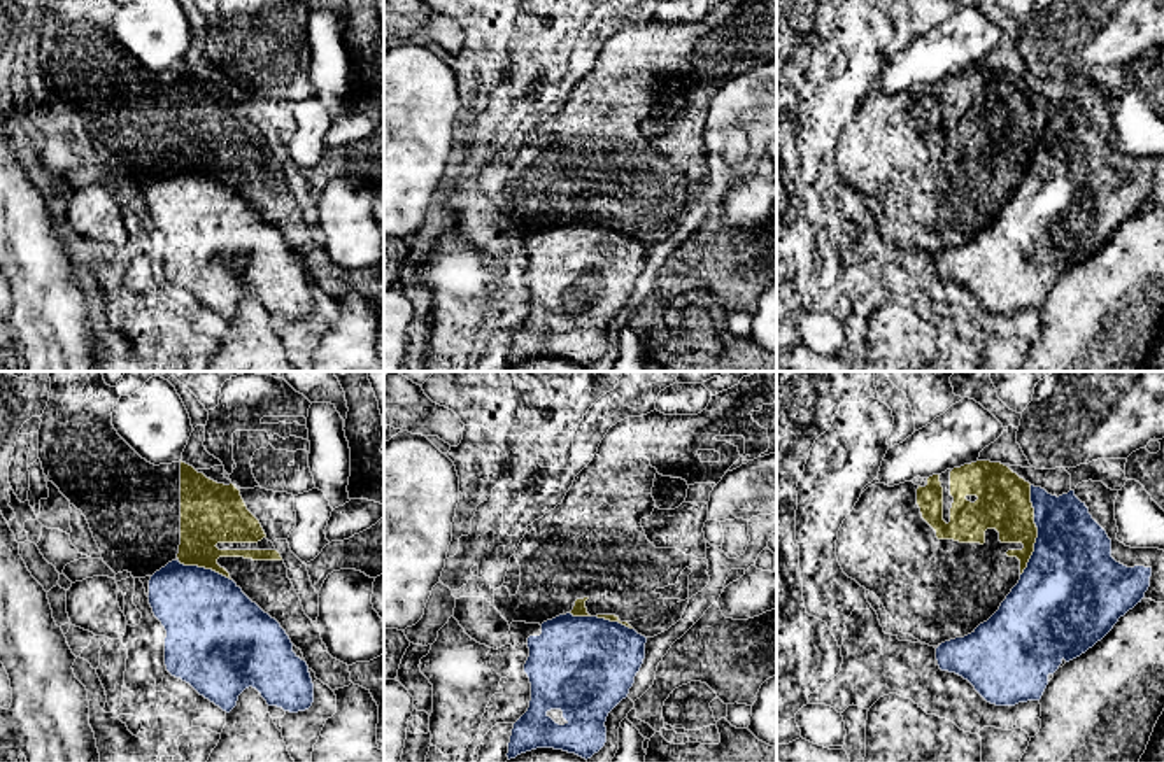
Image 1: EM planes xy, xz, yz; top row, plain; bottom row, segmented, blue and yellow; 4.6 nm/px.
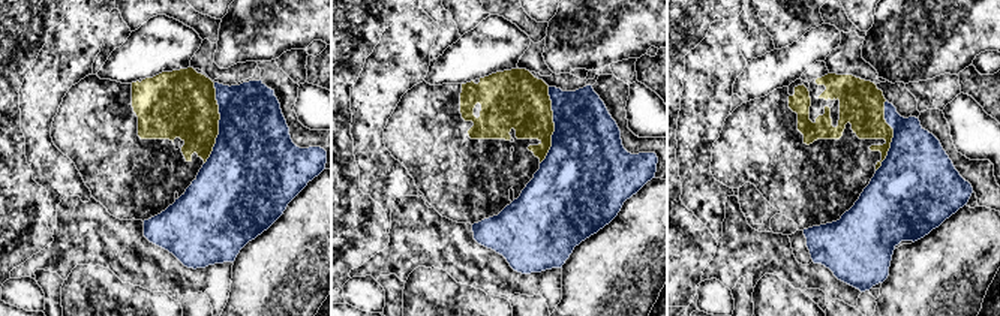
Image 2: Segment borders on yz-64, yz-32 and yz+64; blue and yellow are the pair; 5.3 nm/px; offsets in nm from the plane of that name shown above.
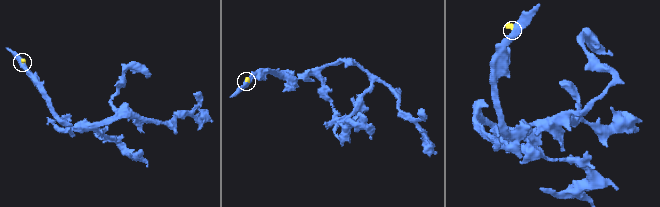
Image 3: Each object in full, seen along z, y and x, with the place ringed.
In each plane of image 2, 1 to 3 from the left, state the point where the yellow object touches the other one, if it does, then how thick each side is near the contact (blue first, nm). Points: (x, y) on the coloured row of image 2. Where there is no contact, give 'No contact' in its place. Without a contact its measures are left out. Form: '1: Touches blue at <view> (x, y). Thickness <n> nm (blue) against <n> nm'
1: Touches blue at yz-64 (219, 123). Thickness 440 nm (blue) against 360 nm
2: Touches blue at yz-32 (555, 126). Thickness 420 nm (blue) against 320 nm
3: Touches blue at yz+64 (894, 137). Thickness 400 nm (blue) against 240 nm

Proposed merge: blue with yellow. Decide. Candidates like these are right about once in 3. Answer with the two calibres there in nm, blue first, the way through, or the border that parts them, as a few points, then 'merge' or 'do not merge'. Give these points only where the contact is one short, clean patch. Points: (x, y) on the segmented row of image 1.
400/240 nm | do not merge

